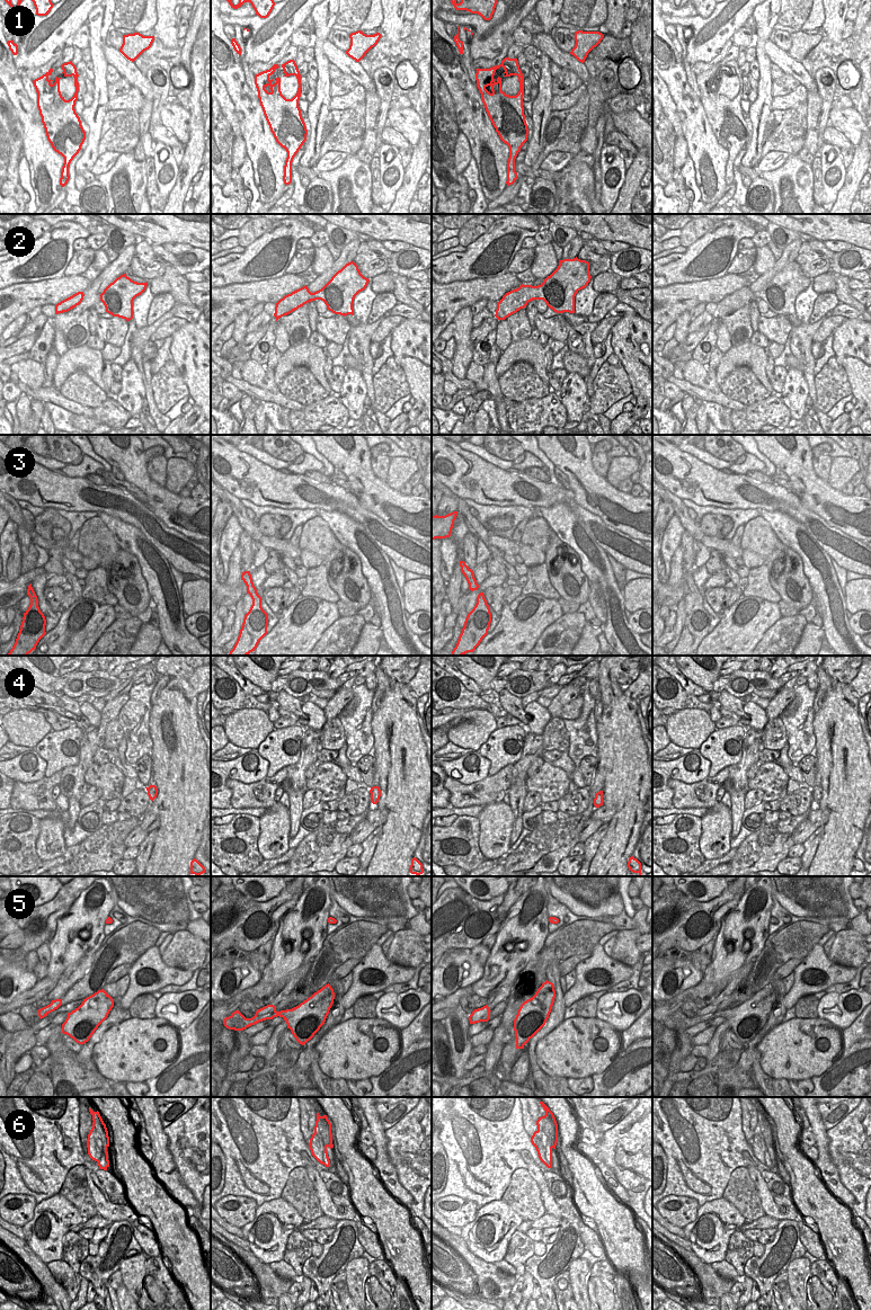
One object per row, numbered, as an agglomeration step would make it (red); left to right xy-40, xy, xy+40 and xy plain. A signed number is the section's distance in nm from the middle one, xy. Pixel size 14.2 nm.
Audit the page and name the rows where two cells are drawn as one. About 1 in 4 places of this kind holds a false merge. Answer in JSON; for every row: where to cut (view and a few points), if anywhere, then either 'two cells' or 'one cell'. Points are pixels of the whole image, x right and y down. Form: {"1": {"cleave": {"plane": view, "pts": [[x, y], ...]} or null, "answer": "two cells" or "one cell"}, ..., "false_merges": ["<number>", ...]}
{"1": {"cleave": null, "answer": "one cell"}, "2": {"cleave": null, "answer": "one cell"}, "3": {"cleave": null, "answer": "one cell"}, "4": {"cleave": null, "answer": "one cell"}, "5": {"cleave": {"plane": "xy", "pts": [[275, 1010], [269, 1018]]}, "answer": "two cells"}, "6": {"cleave": null, "answer": "one cell"}, "false_merges": ["5"]}

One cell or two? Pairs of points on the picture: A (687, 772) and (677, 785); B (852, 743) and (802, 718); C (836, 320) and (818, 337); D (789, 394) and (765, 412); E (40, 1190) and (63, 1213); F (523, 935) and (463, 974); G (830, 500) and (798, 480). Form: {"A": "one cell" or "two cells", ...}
{"A": "two cells", "B": "two cells", "C": "one cell", "D": "two cells", "E": "two cells", "F": "two cells", "G": "one cell"}

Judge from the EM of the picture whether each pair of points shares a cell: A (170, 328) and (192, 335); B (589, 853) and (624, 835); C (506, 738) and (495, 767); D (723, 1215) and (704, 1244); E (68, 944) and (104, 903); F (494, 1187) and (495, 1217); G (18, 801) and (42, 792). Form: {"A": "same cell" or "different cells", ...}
{"A": "different cells", "B": "different cells", "C": "same cell", "D": "same cell", "E": "same cell", "F": "different cells", "G": "same cell"}

